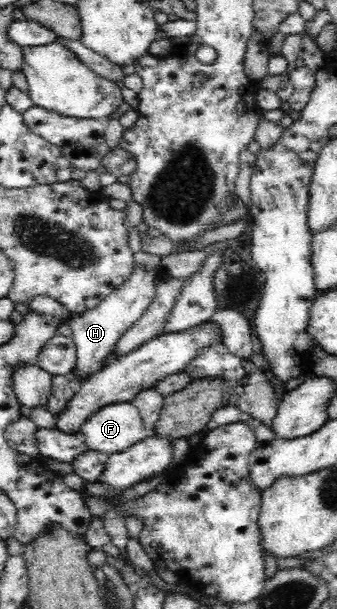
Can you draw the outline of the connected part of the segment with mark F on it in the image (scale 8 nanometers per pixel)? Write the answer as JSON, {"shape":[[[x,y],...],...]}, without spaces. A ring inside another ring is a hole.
{"shape":[[[131,402],[112,403],[94,412],[79,431],[89,450],[118,454],[154,435],[144,427],[139,409]]]}

